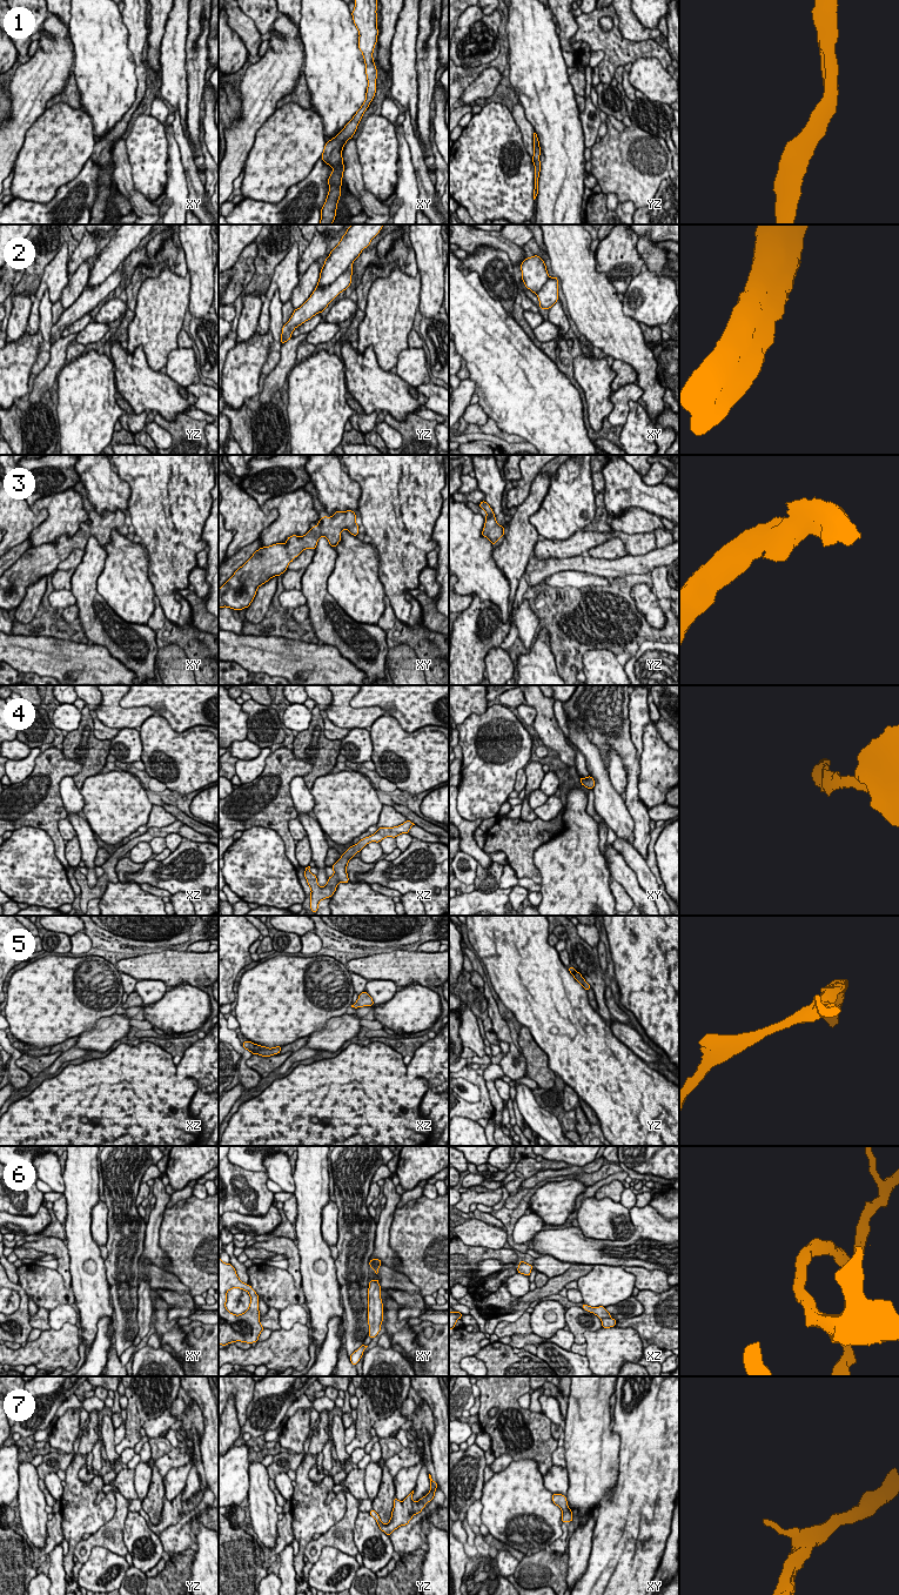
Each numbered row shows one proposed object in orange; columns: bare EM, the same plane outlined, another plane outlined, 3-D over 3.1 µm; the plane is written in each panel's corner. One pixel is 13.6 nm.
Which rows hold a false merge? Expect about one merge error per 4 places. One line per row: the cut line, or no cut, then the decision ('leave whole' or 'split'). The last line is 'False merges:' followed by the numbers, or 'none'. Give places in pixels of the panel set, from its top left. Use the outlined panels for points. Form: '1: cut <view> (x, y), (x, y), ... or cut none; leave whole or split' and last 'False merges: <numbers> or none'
1: cut none; leave whole
2: cut none; leave whole
3: cut none; leave whole
4: cut none; leave whole
5: cut none; leave whole
6: cut xz (609, 1317), (601, 1319); split
7: cut none; leave whole
False merges: 6

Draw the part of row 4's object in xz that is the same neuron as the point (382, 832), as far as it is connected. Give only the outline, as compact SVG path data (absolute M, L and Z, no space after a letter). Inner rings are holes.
M407 820L403 824L395 827L378 827L377 832L361 839L354 846L350 846L341 858L331 866L334 870L334 874L328 878L327 884L323 887L320 887L317 884L317 878L313 874L309 869L306 867L304 877L307 879L308 885L310 886L310 909L313 913L317 912L318 903L322 899L329 898L336 891L338 883L349 883L349 878L347 874L347 865L348 862L354 858L354 856L360 852L368 843L376 842L380 843L385 837L396 838L401 833L409 833L410 827L415 825L412 822Z

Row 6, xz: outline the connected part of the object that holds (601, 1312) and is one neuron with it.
M582 1304L582 1307L590 1312L590 1313L593 1313L596 1314L601 1320L604 1319L604 1318L610 1318L610 1313L605 1309L605 1307L603 1306L599 1306L599 1307L590 1307L585 1304Z

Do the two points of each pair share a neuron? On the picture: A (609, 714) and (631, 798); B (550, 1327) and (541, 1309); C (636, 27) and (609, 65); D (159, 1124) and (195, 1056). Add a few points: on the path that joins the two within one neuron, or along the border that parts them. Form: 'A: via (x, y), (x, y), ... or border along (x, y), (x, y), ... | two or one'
A: via (616, 735), (629, 756), (631, 777) | one
B: via (545, 1325), (541, 1320), (541, 1314) | one
C: border along (616, 14), (623, 37), (653, 40) | two
D: border along (176, 1065), (179, 1077), (198, 1081), (190, 1104) | two

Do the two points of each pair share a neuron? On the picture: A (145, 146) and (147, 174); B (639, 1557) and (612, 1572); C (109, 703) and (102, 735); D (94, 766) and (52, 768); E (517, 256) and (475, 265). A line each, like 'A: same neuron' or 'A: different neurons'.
A: same neuron
B: same neuron
C: different neurons
D: different neurons
E: different neurons

